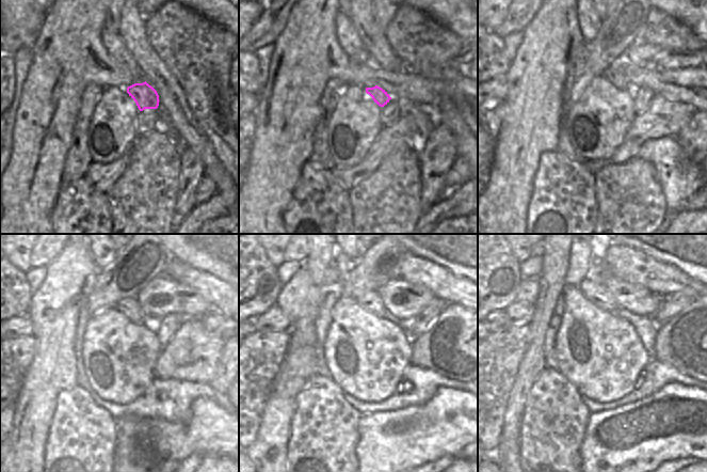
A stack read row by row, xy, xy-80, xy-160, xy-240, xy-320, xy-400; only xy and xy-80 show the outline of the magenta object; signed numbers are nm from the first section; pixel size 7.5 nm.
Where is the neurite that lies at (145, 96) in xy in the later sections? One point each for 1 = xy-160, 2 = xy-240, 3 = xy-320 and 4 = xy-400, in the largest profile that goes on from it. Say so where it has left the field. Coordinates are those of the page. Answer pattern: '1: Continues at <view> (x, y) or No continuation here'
1: Continues at xy-160 (612, 75)
2: Continues at xy-240 (131, 308)
3: Continues at xy-320 (371, 301)
4: Continues at xy-400 (594, 292)

